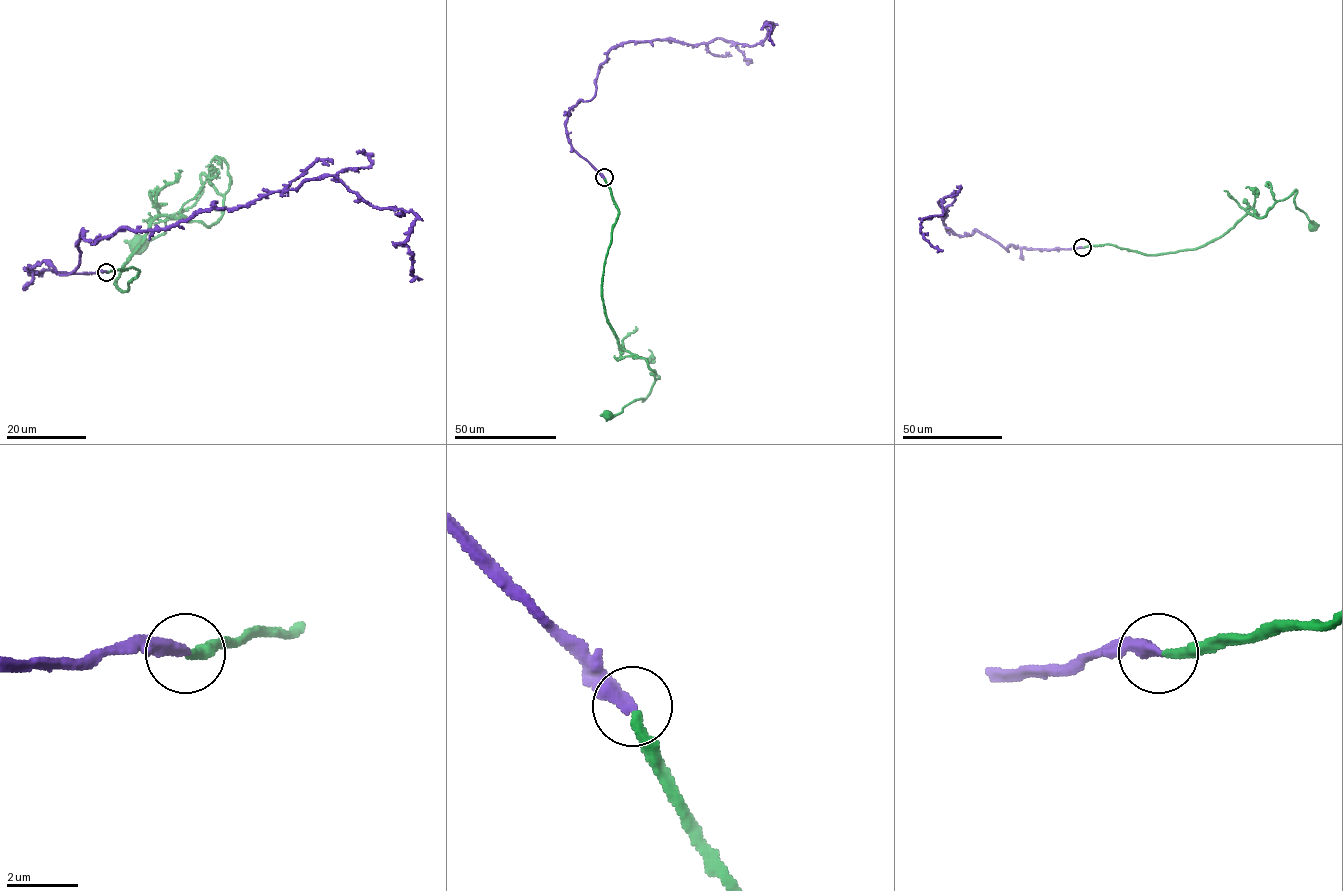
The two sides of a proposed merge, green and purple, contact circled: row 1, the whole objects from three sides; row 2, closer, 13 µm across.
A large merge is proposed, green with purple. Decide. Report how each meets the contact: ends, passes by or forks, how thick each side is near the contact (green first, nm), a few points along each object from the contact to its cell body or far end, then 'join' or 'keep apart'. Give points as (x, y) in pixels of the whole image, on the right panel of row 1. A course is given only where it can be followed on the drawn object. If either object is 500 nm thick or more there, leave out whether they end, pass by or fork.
green ends there; purple ends there; 260 nm thick on the green side, 360 nm on the other; green runs (1082, 247), (1107, 244), (1146, 254), (1196, 249), (1247, 213), (1263, 218), (1296, 190), (1295, 206), (1313, 227); purple runs (1082, 247), (1008, 251), (977, 231), (959, 235), (940, 200), (944, 214), (924, 217), (920, 232), (943, 250); join

